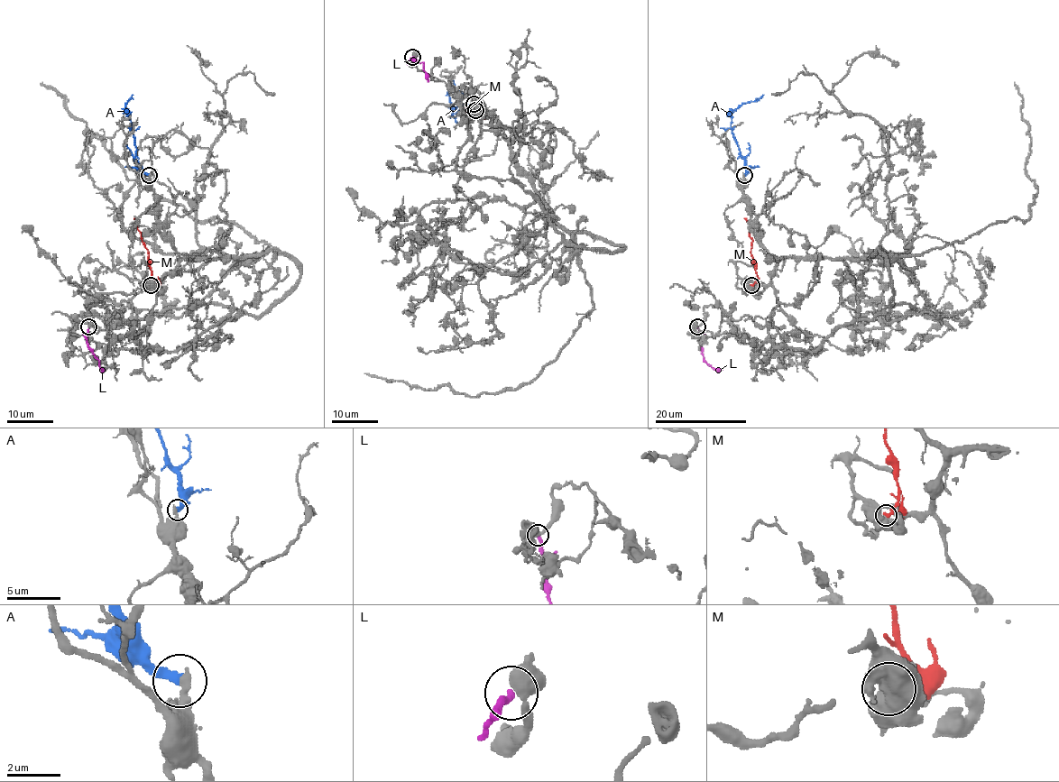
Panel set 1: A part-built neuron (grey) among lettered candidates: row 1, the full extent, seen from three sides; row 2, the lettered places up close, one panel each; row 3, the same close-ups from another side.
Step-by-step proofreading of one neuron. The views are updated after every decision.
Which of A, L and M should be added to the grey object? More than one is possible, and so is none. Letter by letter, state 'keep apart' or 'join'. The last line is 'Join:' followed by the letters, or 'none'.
A: keep apart
L: keep apart
M: keep apart
Join: none

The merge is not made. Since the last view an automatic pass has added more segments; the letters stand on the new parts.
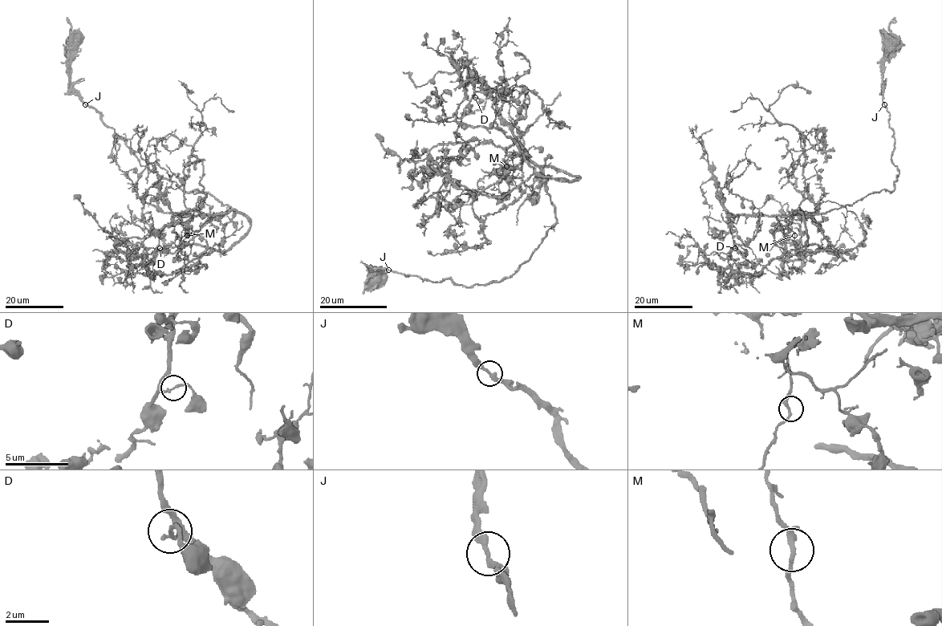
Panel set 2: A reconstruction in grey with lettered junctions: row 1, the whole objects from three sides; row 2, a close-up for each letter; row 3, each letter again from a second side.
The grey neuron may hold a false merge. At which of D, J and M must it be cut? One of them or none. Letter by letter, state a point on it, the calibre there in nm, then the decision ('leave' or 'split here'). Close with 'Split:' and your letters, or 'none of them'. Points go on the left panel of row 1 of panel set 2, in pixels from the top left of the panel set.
D: (160, 248) | 160 nm | leave
J: (85, 104) | 240 nm | leave
M: (187, 235) | 220 nm | leave
Split: none of them

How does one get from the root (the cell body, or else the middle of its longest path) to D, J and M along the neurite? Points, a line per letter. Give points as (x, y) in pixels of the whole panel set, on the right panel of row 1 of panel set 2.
D: (893, 43), (883, 101), (899, 170), (895, 189), (824, 213), (737, 215), (730, 226), (735, 248)
J: (893, 43), (884, 62), (884, 104)
M: (893, 43), (883, 101), (899, 170), (895, 189), (824, 213), (776, 215), (794, 235)

